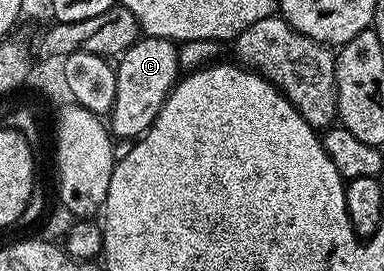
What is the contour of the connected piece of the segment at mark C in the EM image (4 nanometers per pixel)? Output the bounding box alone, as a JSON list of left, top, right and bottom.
[108,37,180,140]

